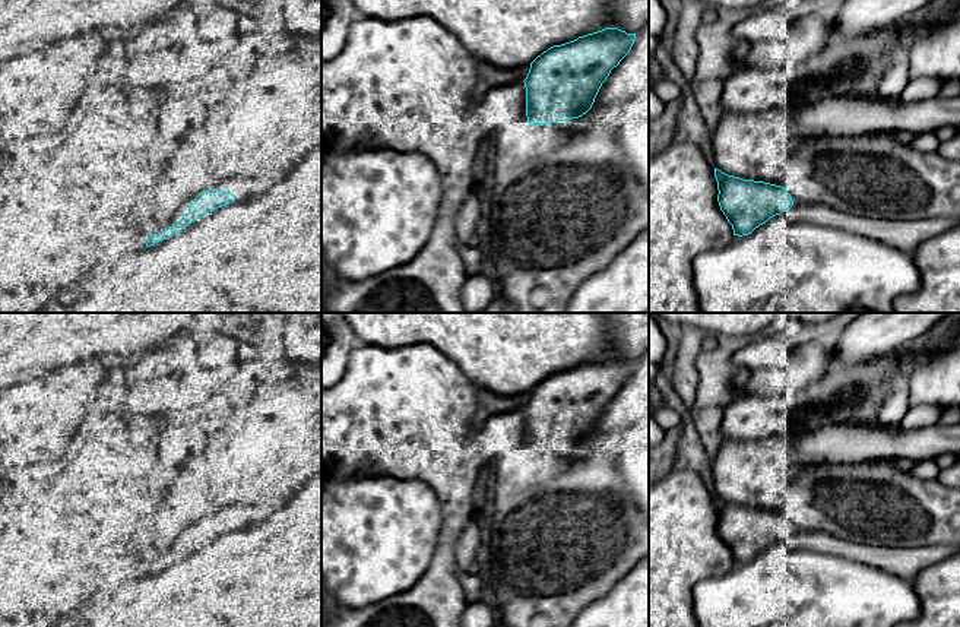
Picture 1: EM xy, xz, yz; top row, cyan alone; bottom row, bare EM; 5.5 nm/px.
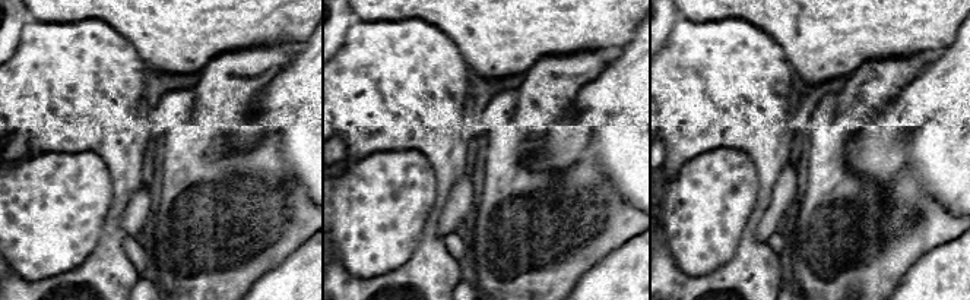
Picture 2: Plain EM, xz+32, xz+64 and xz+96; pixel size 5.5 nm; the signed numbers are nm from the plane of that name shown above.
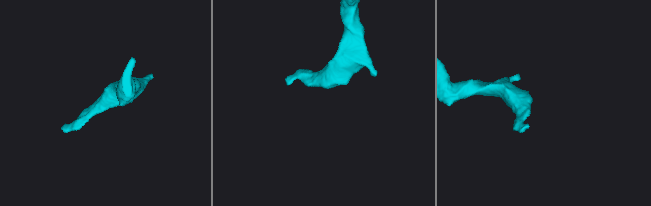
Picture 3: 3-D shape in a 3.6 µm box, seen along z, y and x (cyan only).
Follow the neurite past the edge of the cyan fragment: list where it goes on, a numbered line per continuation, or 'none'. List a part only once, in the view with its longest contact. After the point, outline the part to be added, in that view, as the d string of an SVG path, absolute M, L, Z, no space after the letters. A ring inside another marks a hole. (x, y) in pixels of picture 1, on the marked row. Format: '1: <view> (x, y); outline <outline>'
1: yz (906, 236); outline M820 203L793 205L791 213L796 221L864 235L894 247L910 257L915 257L922 243L960 224L960 219L954 218L883 219L862 216Z

